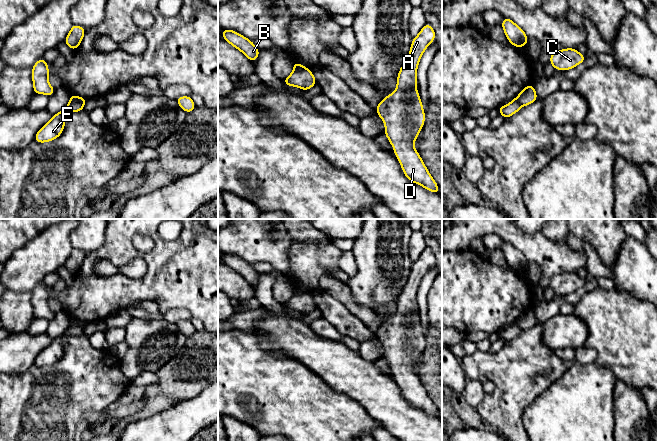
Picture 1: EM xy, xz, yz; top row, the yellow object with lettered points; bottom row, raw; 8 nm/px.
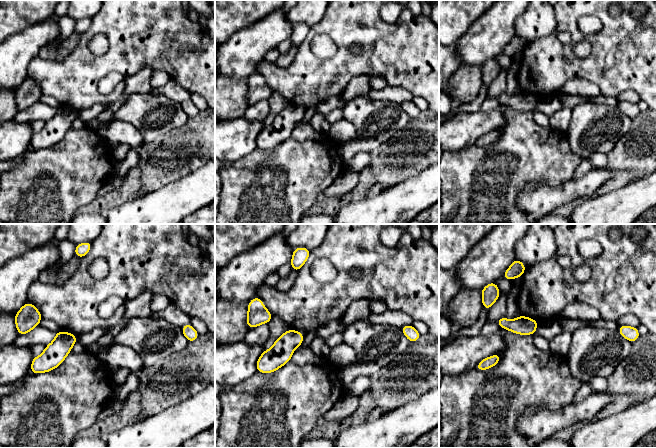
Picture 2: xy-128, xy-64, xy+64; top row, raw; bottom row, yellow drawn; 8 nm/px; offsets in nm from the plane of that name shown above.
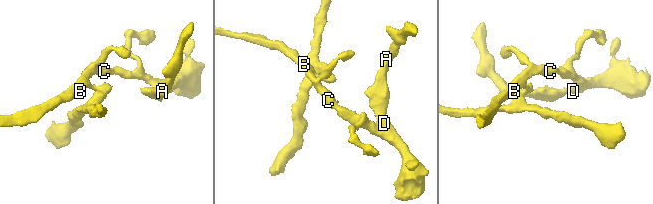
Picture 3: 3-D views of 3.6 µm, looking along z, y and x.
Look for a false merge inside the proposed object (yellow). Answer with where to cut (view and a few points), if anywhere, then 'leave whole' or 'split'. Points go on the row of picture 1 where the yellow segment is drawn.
xy (70, 100), (78, 100), (83, 105) | split

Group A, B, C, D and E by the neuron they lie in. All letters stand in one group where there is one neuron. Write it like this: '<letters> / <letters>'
A B C D / E

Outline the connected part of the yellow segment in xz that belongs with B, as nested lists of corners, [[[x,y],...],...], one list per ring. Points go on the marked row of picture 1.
[[[222,28],[222,34],[223,40],[240,50],[251,62],[258,59],[260,49],[251,40],[230,29]]]

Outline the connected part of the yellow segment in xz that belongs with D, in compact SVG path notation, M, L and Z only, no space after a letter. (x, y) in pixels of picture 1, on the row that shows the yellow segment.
M427 22L412 40L408 57L398 73L395 91L383 98L375 110L385 123L385 135L395 150L393 155L399 158L404 175L428 191L440 194L413 144L425 122L422 101L415 90L418 87L416 72L422 54L435 37L435 31Z

